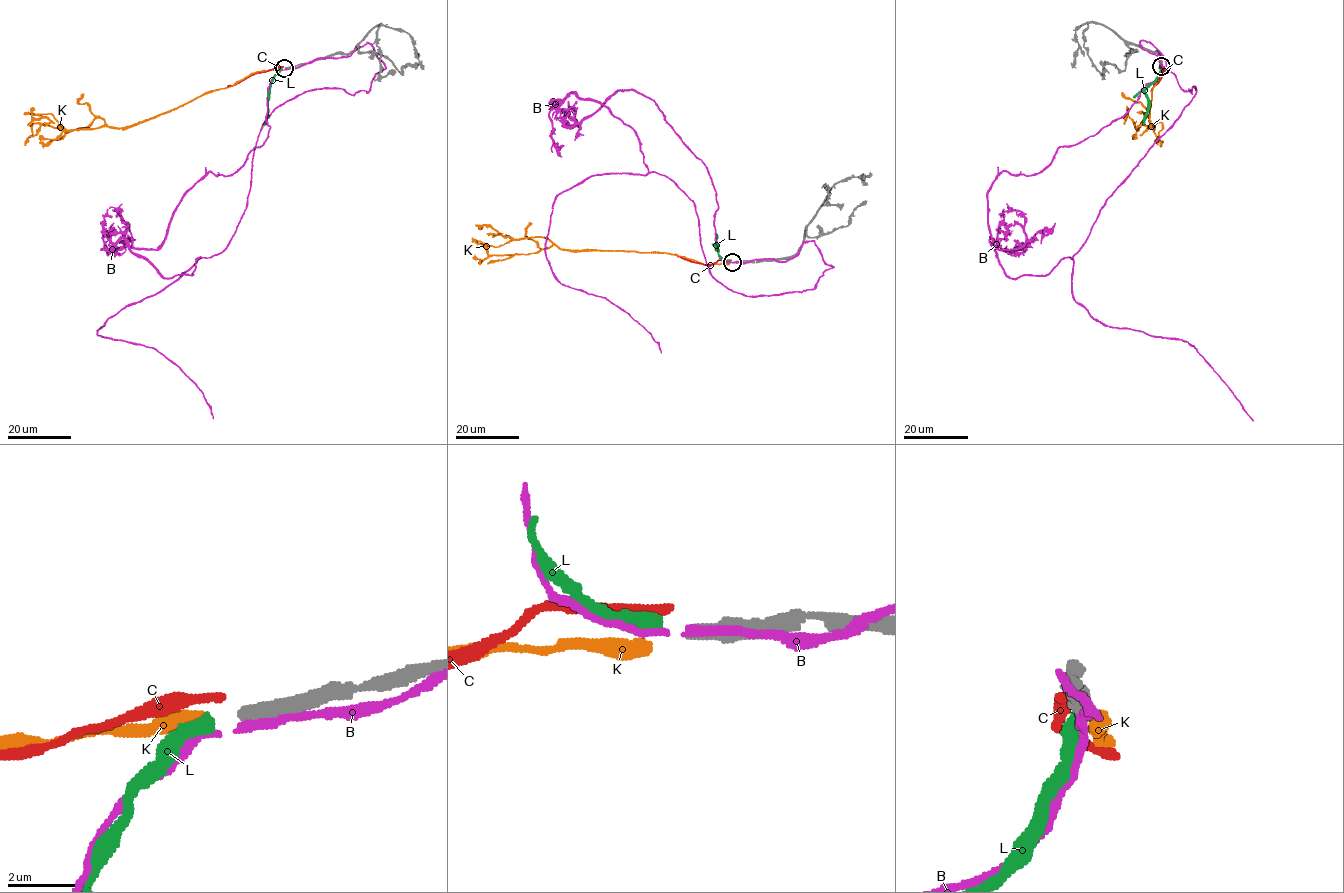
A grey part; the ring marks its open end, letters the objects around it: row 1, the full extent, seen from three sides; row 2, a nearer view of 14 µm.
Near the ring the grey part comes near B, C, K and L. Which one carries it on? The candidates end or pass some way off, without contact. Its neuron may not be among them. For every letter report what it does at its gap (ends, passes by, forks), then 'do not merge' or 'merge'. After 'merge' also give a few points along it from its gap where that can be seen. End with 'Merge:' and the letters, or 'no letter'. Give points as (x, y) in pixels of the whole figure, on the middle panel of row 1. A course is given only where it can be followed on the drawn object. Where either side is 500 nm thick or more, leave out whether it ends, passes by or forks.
B: it passes by; do not merge
C: it ends there; do not merge
K: it ends there; do not merge
L: it ends there; merge; it runs (730, 261), (725, 261), (719, 255), (717, 245), (716, 249), (712, 244)
Merge: L

